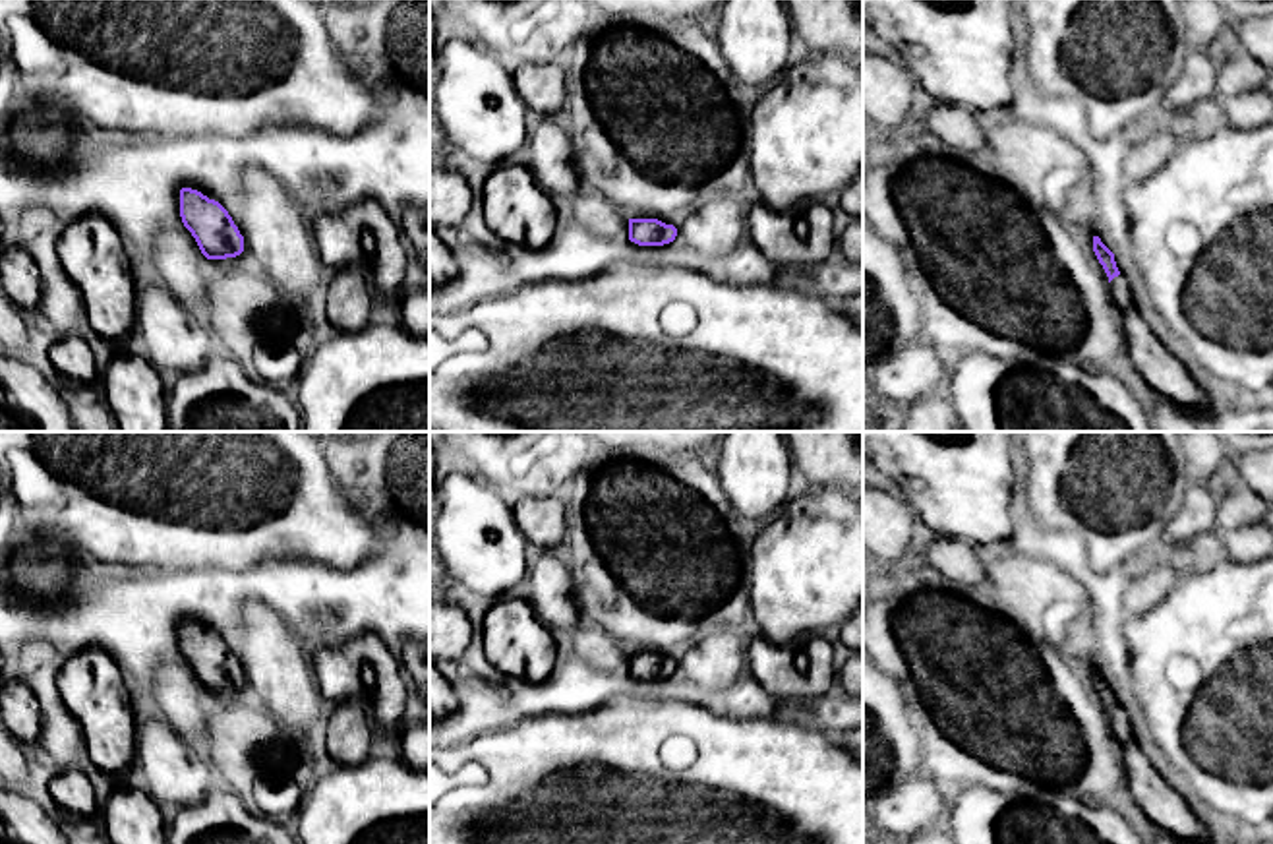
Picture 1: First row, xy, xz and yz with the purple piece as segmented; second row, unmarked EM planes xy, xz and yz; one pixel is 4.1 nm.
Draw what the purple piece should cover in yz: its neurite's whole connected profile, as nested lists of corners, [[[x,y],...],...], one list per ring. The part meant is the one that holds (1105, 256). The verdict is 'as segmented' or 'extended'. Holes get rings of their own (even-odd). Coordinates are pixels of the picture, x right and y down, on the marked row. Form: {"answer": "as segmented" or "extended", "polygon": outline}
{"answer": "extended", "polygon": [[[1093,236],[1093,252],[1109,277],[1110,298],[1122,317],[1126,352],[1143,381],[1155,393],[1167,397],[1180,408],[1207,412],[1209,397],[1194,383],[1186,368],[1157,341],[1141,319],[1126,279],[1120,275],[1114,254]]]}

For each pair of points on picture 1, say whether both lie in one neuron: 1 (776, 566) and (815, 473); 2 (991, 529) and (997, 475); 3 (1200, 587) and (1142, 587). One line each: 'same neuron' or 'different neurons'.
1: different neurons
2: same neuron
3: different neurons

